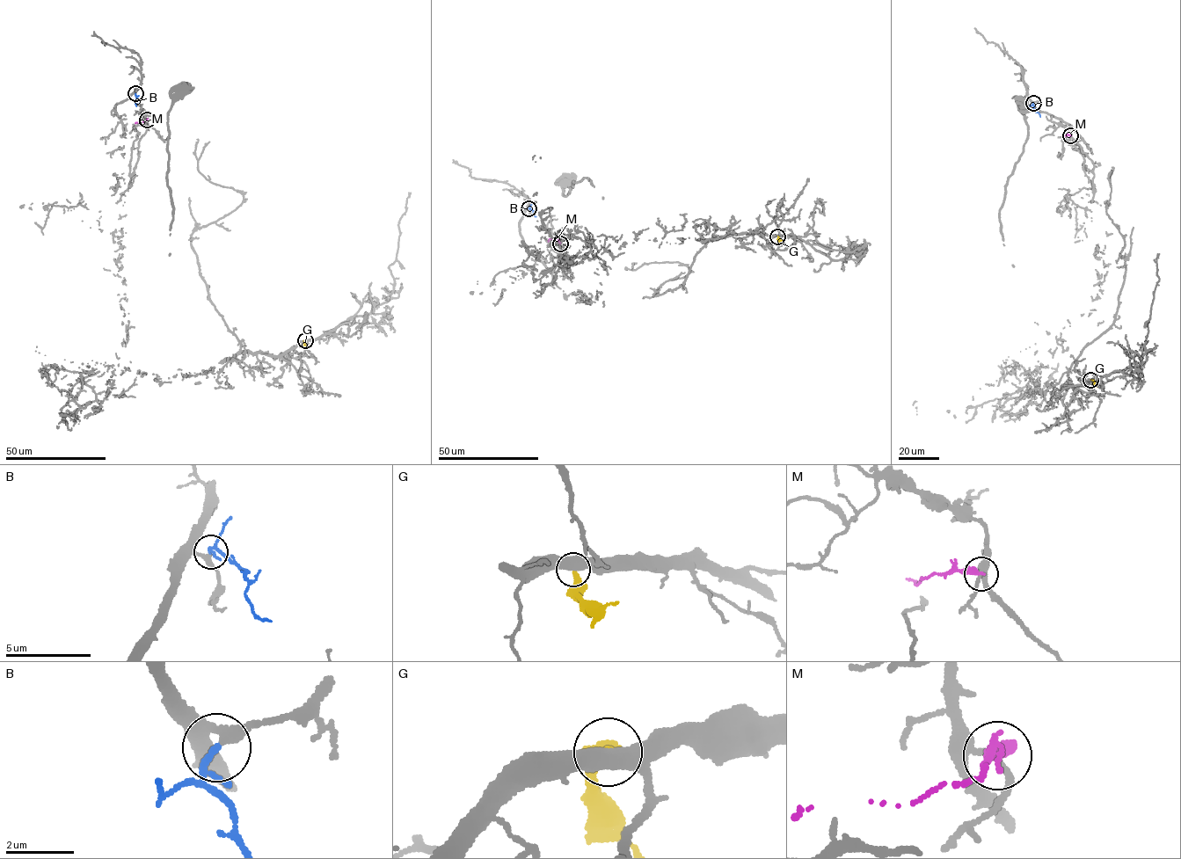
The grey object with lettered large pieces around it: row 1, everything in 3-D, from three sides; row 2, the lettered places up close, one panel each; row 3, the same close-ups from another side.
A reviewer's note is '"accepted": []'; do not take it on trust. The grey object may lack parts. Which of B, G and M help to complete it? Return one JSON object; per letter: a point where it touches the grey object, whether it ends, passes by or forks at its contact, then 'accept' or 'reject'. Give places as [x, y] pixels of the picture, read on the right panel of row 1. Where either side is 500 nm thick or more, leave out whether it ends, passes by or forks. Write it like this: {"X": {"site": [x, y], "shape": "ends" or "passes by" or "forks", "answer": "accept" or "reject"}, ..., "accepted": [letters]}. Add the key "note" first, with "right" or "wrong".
{"note": "wrong", "B": {"site": [1033, 103], "shape": "ends", "answer": "accept"}, "G": {"site": [1090, 380], "answer": "reject"}, "M": {"site": [1070, 135], "shape": "ends", "answer": "reject"}, "accepted": ["B"]}

